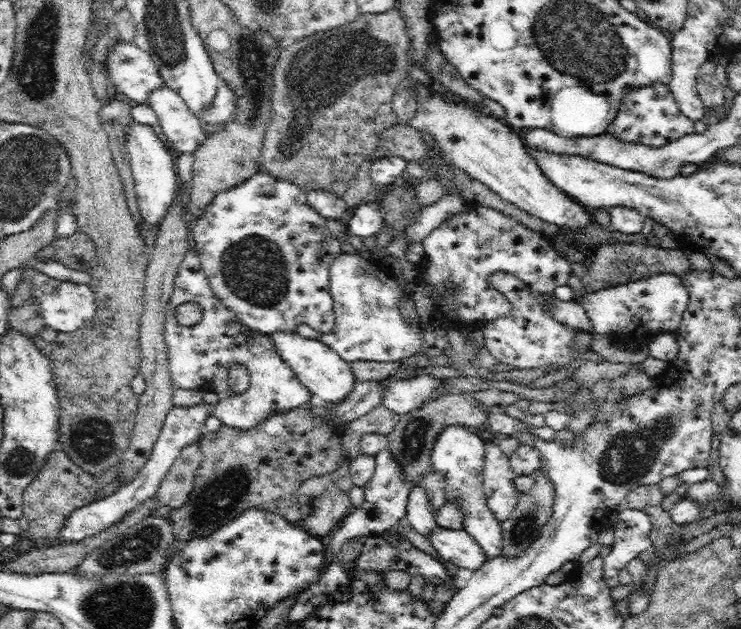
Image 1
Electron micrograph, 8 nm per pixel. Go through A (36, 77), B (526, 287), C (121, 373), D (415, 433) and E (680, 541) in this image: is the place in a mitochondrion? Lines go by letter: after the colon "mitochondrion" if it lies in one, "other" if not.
A: mitochondrion
B: other
C: other
D: mitochondrion
E: other

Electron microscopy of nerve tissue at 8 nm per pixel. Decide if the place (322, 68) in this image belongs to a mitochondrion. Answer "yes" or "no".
yes

